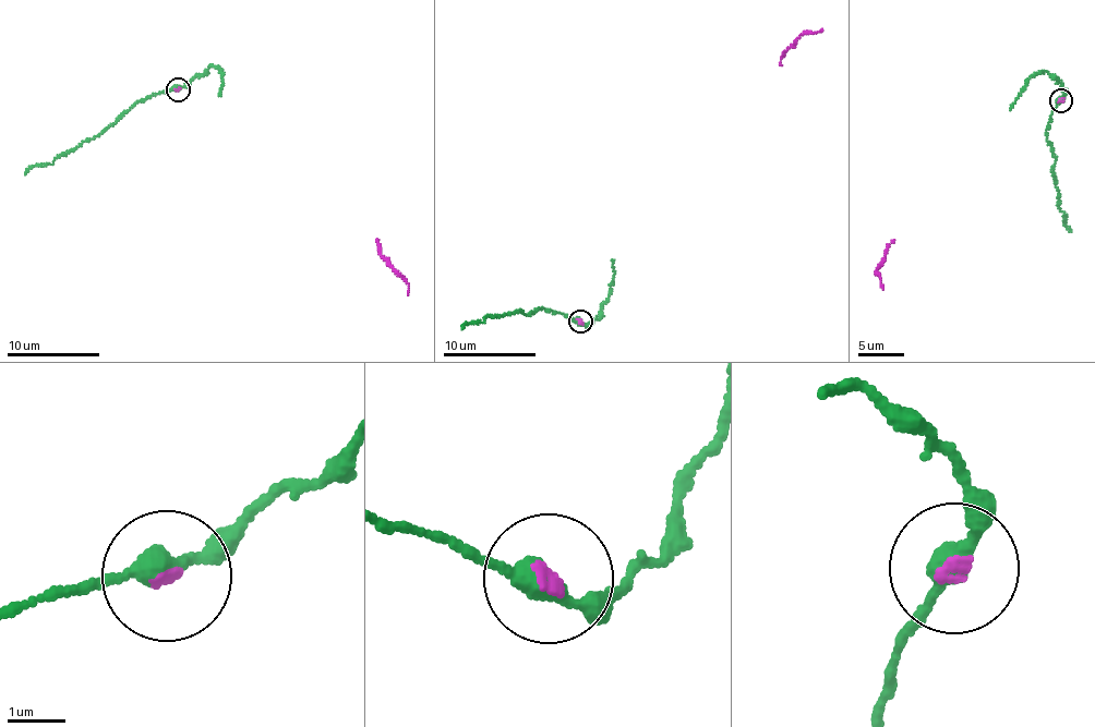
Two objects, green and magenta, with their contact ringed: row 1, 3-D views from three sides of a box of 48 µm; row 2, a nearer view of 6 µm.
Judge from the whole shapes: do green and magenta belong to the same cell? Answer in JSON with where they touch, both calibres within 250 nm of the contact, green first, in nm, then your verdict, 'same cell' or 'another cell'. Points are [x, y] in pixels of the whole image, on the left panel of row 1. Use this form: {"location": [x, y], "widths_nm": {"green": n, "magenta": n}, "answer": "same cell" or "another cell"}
{"location": [178, 89], "widths_nm": {"green": 340, "magenta": 130}, "answer": "same cell"}

